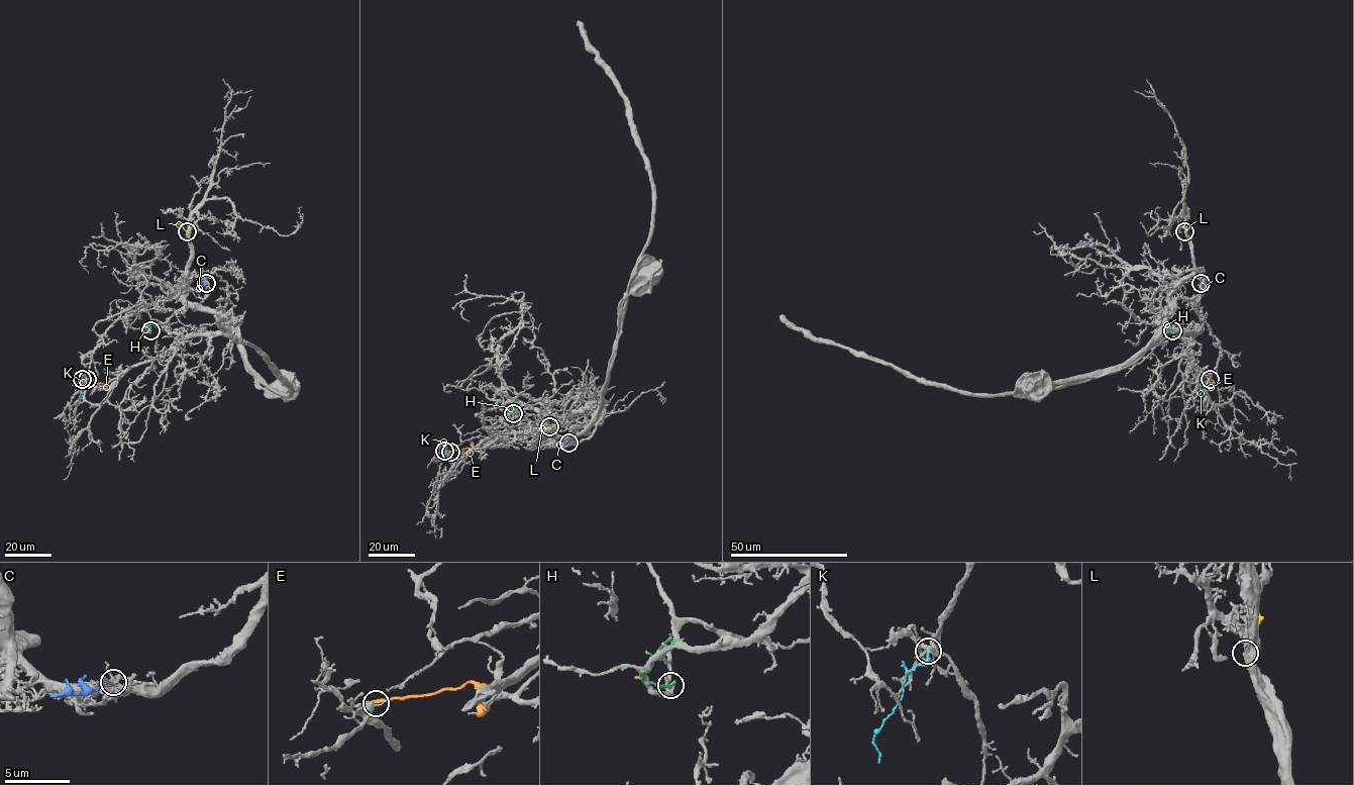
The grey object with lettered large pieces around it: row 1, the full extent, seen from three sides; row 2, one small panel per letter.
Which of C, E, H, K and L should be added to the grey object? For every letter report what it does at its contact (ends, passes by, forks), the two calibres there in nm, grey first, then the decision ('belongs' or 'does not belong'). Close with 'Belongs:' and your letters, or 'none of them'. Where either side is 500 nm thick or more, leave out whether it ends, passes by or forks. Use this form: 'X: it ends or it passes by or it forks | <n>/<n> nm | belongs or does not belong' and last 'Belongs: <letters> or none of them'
C: it ends | 240/240 nm | does not belong
E: it ends | 320/300 nm | does not belong
H: it ends | 240/200 nm | does not belong
K: it ends | 280/240 nm | belongs
L: 850/200 nm | does not belong
Belongs: K

